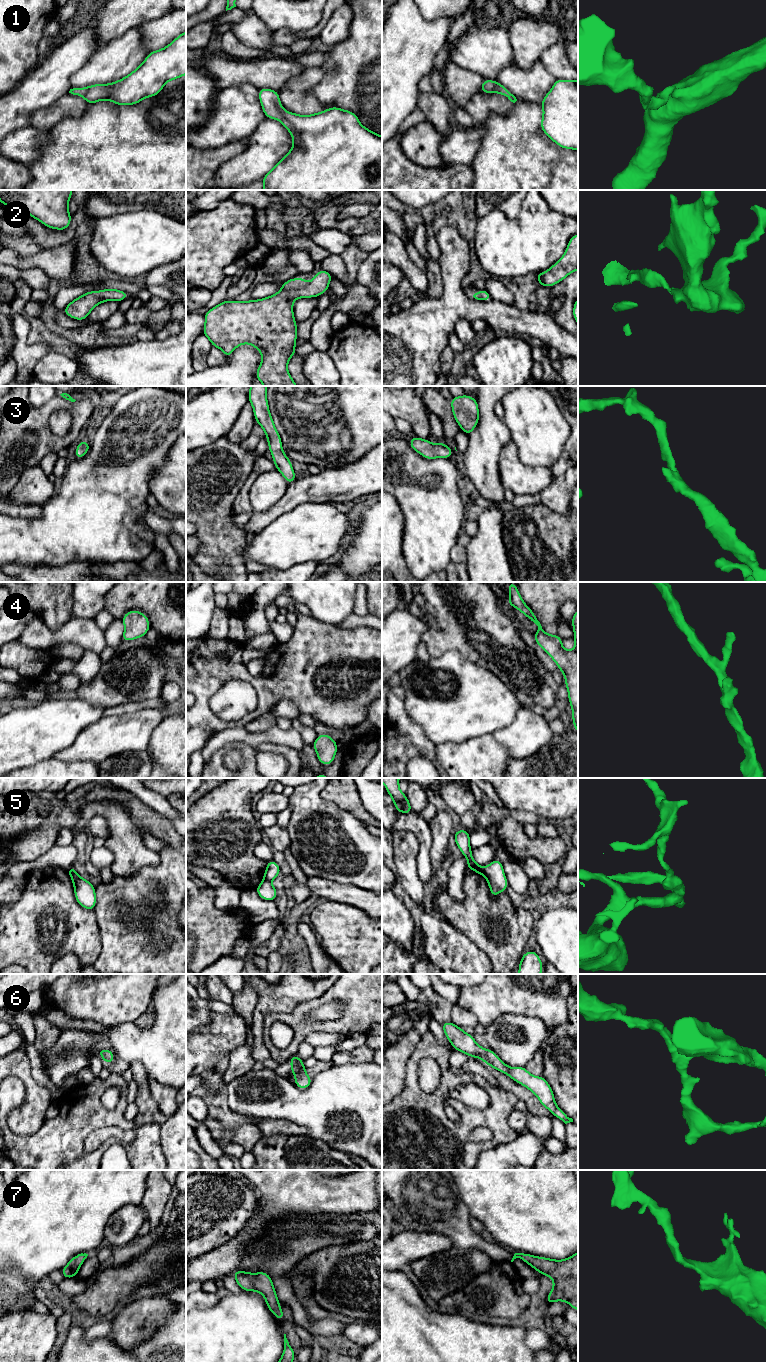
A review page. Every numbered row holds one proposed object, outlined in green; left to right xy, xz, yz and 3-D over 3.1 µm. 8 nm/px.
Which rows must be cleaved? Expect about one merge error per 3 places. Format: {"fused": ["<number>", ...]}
{"fused": ["5"]}

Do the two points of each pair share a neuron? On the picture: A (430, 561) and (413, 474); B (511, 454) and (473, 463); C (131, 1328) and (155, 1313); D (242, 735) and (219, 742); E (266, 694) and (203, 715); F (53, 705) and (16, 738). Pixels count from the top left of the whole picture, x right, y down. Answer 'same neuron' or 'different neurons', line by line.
A: same neuron
B: different neurons
C: same neuron
D: same neuron
E: same neuron
F: same neuron

